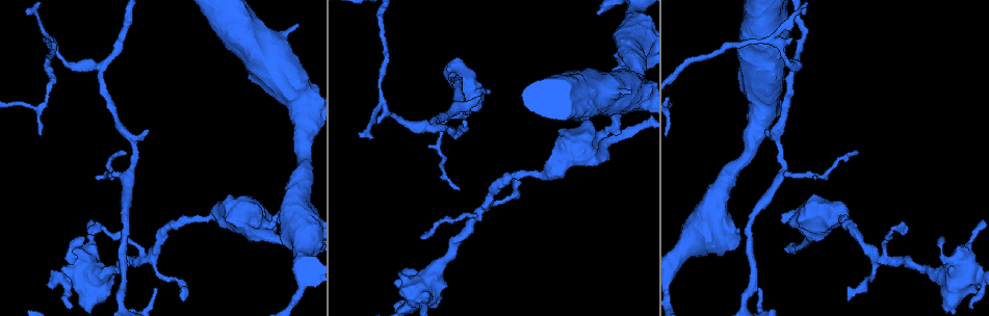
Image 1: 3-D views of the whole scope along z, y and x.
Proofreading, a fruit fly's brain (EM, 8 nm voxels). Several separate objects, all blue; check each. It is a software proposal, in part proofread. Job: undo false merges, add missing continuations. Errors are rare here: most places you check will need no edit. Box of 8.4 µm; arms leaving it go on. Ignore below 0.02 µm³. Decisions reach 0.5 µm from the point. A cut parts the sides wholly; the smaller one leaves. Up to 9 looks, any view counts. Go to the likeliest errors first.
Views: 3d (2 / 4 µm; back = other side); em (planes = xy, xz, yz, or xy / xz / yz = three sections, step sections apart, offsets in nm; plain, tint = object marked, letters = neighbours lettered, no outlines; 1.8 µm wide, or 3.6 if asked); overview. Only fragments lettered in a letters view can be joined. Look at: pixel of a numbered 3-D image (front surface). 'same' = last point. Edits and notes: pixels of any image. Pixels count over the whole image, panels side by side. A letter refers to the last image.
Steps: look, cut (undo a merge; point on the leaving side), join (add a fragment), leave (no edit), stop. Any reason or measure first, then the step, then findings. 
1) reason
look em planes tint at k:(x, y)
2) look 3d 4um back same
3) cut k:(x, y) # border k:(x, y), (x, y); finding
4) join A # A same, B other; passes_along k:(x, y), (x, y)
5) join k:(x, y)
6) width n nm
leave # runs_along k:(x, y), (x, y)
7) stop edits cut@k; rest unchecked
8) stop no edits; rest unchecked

branch stops here
look em planes letters at 1:(783, 224)

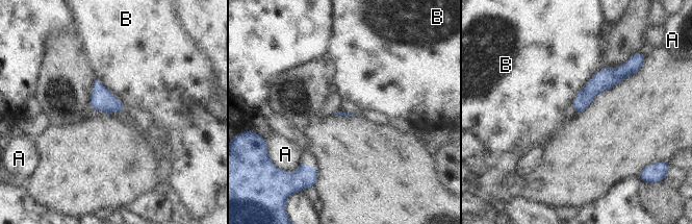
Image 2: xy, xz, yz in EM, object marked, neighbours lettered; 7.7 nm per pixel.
leave # A other, B other; border 2:(604, 67), (578, 93), (571, 103); no lettered fragment goes on from it

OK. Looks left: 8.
a fork
look 3d 4um at 1:(100, 68)

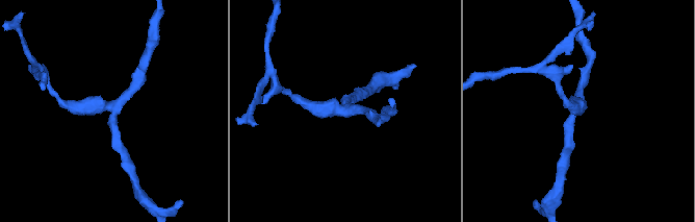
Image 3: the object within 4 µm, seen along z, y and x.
arms 3; arm_widths 180, 180, 200 nm; shape alone is not enough
look em planes plain at 3:(111, 111)

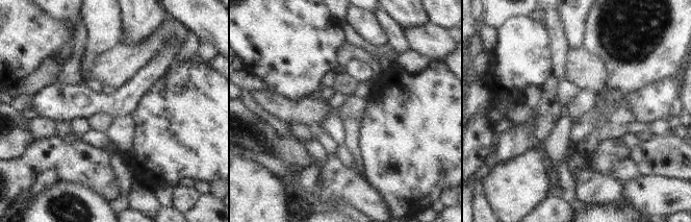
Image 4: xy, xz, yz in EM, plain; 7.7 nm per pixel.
what lies round it
look em planes letters same

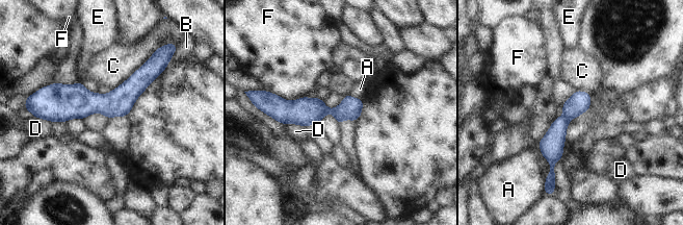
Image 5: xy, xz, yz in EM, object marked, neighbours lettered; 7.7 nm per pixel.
leave # A other, B other, C other, D other, E other, F other; one neuron here

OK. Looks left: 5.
tapers out
look 3d 2um at 1:(479, 97)

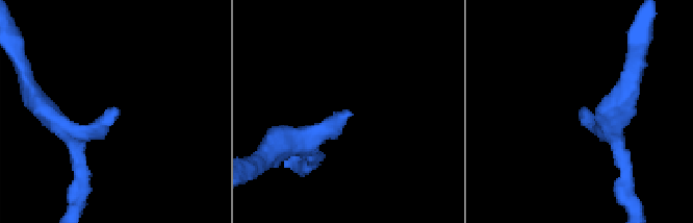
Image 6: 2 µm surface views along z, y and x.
arm_widths 160, 220 nm; now the EM
look em 3.6um planes plain at 6:(113, 106)

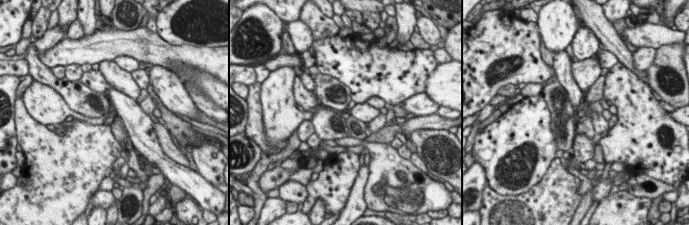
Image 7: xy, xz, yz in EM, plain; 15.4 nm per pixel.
look em 3.6um planes letters same

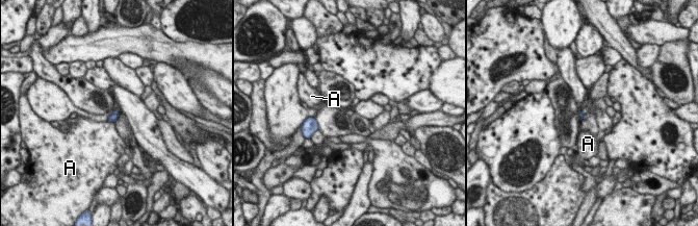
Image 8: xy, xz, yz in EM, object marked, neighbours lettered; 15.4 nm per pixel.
leave # A other; border 8:(107, 121), (113, 123); no lettered fragment goes on from it

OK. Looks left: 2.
three-way junction
look em planes tint at 1:(482, 204)

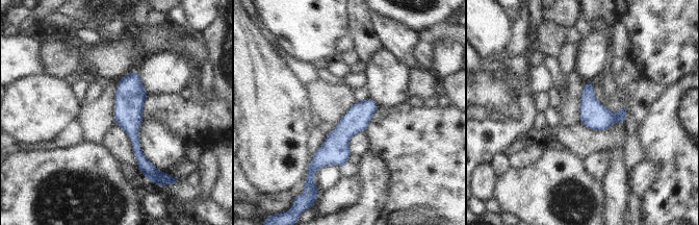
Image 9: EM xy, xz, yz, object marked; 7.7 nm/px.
what lies round it
look em planes letters same

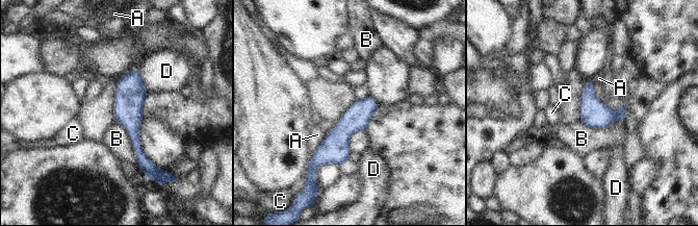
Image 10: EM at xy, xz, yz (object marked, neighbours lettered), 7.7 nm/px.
width 200 nm
leave # A other, B other, C other, D other; one neuron here

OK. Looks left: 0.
stop no edits; rest unchecked

